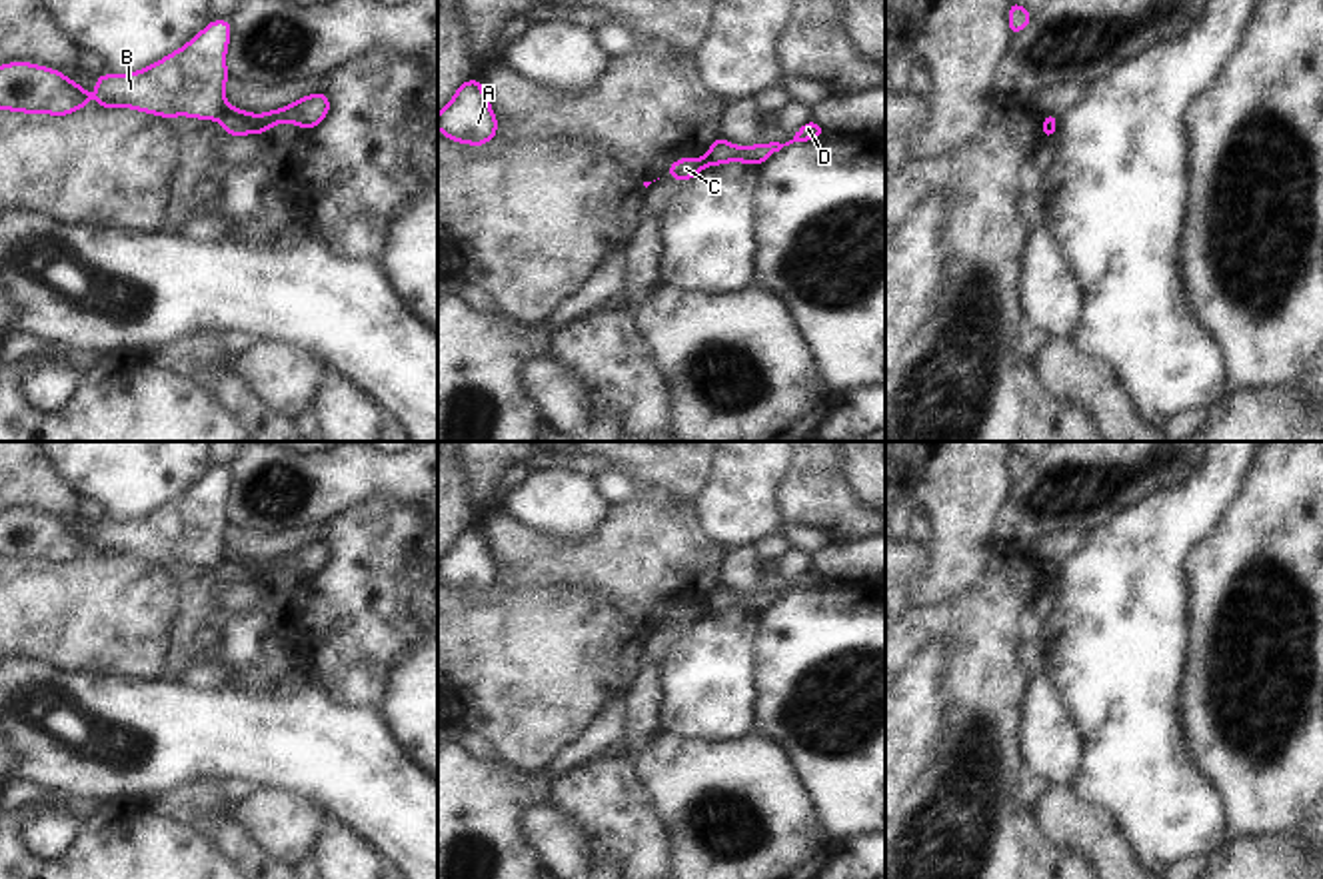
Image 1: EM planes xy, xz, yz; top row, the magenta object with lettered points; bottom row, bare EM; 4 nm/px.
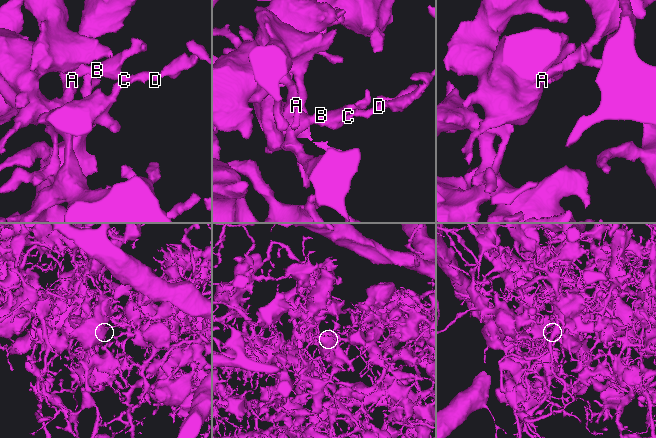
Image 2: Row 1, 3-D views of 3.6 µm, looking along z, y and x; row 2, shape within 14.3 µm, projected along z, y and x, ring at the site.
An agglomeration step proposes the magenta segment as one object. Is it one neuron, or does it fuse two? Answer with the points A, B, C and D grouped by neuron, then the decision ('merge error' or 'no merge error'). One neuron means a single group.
A B C / D | merge error

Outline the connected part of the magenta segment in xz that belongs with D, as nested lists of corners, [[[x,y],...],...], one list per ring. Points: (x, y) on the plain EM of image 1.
[[[809,567],[807,571],[797,575],[795,583],[785,591],[779,591],[779,589],[759,591],[757,589],[751,595],[739,595],[717,583],[705,601],[705,609],[707,613],[719,613],[725,609],[745,609],[751,613],[759,613],[771,601],[779,599],[783,593],[789,593],[793,589],[807,589],[807,587],[821,585],[821,583],[825,583],[825,579],[815,567]]]

